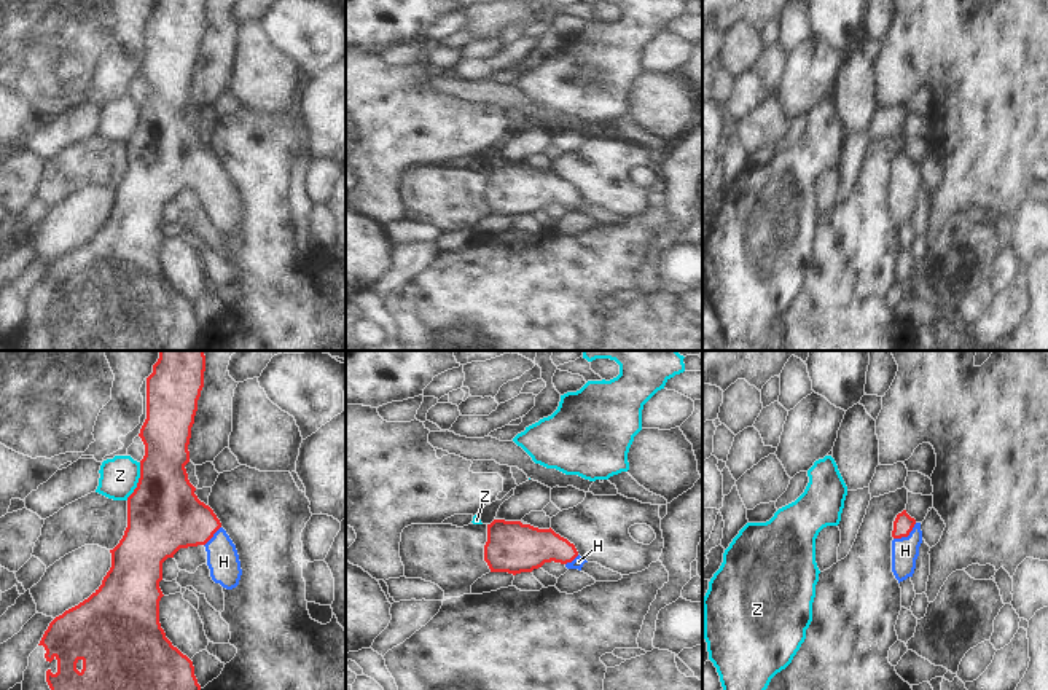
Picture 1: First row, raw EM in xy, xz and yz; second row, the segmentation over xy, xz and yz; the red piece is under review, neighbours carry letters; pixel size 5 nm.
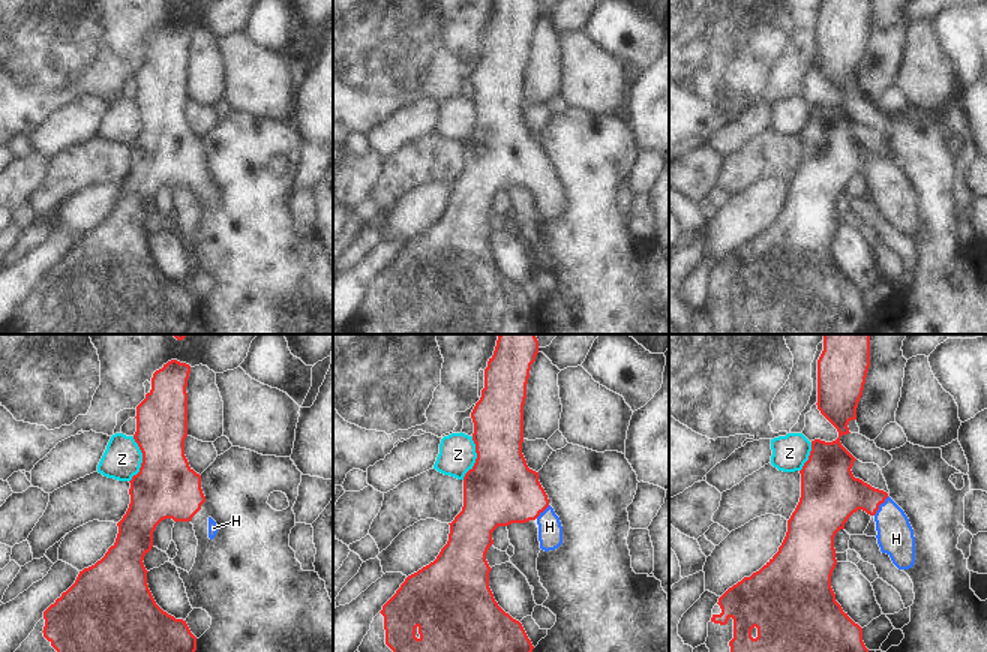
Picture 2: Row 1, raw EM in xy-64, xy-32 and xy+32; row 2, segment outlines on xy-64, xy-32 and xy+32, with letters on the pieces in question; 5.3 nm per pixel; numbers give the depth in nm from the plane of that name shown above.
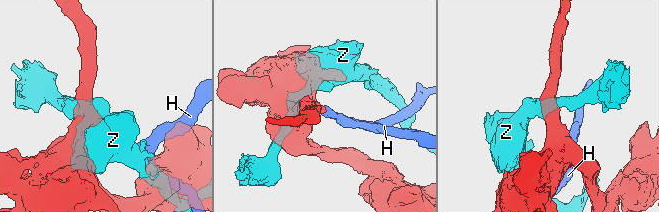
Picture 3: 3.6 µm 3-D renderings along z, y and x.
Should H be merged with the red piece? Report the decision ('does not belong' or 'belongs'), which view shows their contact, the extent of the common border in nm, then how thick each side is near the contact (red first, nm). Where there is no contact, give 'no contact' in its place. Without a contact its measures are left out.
belongs | yz | 150 nm | 100/140 nm

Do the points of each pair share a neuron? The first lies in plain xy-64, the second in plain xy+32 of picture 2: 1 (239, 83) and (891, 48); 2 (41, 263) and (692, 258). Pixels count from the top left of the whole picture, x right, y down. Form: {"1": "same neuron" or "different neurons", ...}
{"1": "different neurons", "2": "different neurons"}

